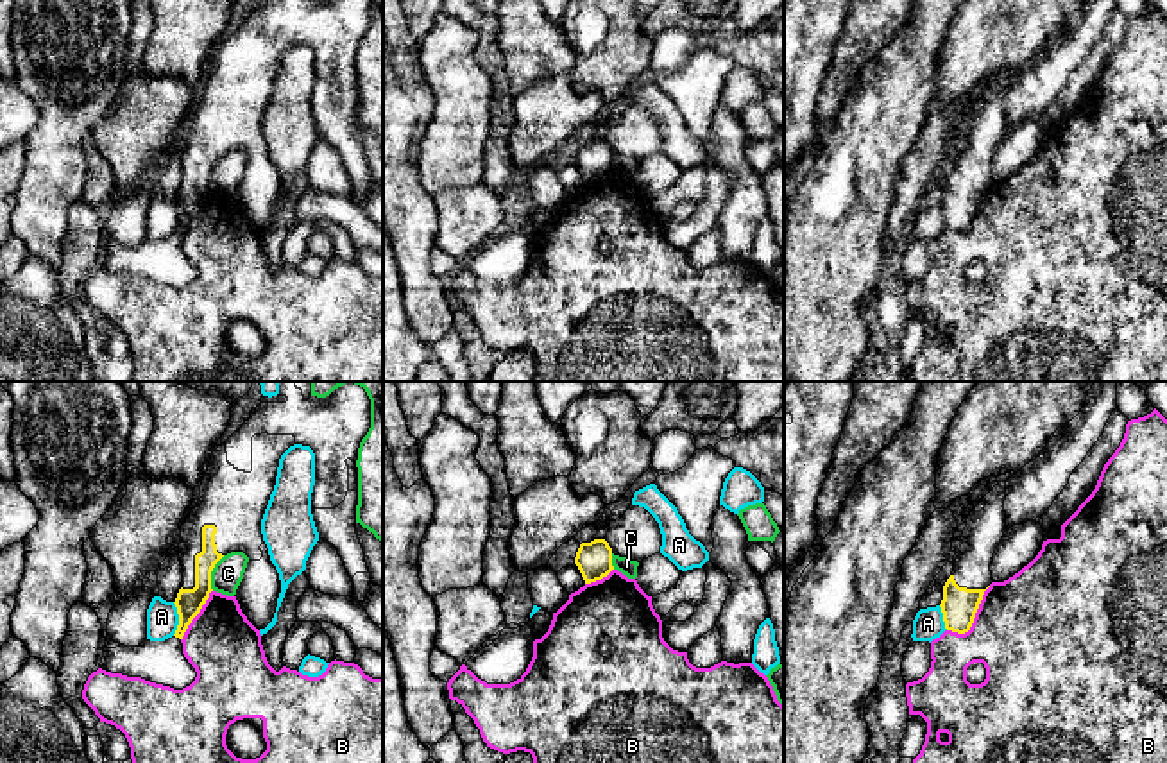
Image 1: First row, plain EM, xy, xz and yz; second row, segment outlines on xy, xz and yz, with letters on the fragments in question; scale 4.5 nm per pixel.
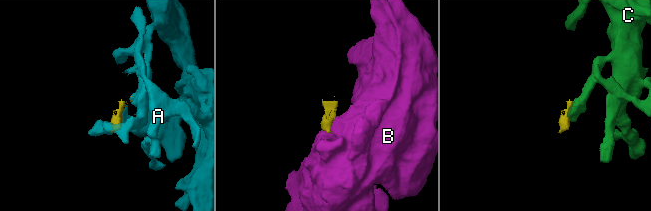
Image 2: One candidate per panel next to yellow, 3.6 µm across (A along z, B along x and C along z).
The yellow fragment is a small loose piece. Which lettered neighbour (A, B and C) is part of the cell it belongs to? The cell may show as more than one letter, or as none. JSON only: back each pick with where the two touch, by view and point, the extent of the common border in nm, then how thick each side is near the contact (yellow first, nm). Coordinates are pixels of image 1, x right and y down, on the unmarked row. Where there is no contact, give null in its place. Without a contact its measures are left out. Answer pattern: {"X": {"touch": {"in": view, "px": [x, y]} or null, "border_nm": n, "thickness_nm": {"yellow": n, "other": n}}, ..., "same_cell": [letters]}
{"same_cell": []}

